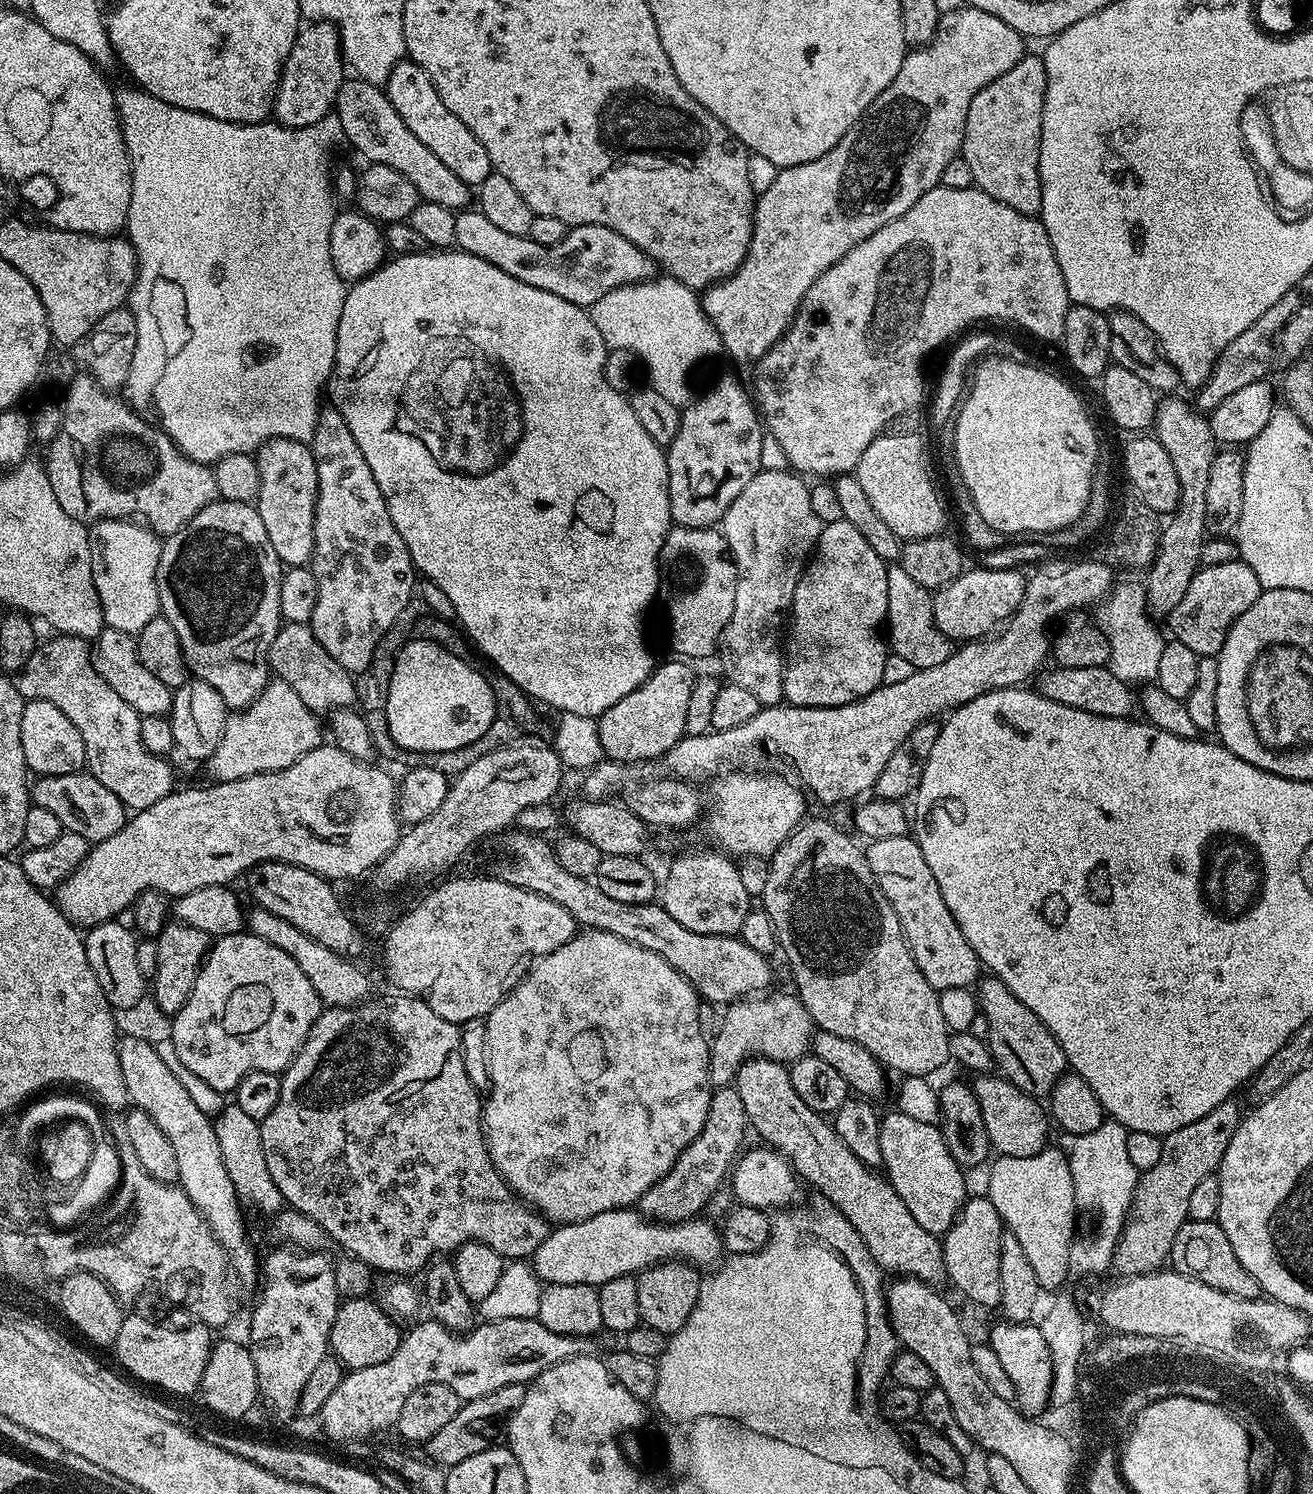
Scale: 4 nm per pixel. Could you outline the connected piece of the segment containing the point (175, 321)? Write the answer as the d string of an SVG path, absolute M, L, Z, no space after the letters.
M135 86L127 87L116 92L116 110L120 114L120 127L124 134L124 145L128 147L128 157L132 160L132 193L130 194L130 210L128 211L126 236L127 239L131 240L132 248L136 252L136 281L132 283L132 295L130 297L130 311L136 320L136 345L134 346L134 362L130 362L130 374L126 378L122 389L123 395L137 412L141 414L153 412L156 415L154 417L155 423L163 428L165 434L180 447L181 452L184 452L191 460L196 460L200 464L212 466L215 465L216 461L230 454L255 453L261 444L279 436L290 438L291 440L311 441L322 411L322 404L319 404L320 387L323 384L325 387L332 375L334 354L336 353L338 318L342 318L342 302L344 301L344 293L346 291L346 281L339 276L333 262L331 262L330 228L331 223L334 222L337 216L338 208L332 205L332 200L334 201L334 180L330 172L328 176L328 151L336 143L341 143L344 140L342 122L338 122L338 118L334 114L329 114L305 128L288 128L277 122L231 124L201 112L191 112L190 110L182 110L178 106L170 106Z

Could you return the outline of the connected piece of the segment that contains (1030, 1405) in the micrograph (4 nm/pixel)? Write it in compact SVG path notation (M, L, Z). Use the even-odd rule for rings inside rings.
M999 1322L1000 1324L996 1324L992 1328L992 1333L989 1334L989 1336L986 1336L987 1343L991 1344L992 1349L994 1350L994 1354L998 1354L998 1359L1002 1361L1002 1367L1006 1369L1006 1375L1009 1376L1010 1382L1014 1382L1014 1390L1016 1391L1016 1398L1015 1398L1015 1405L1017 1408L1020 1409L1021 1412L1024 1413L1026 1416L1030 1416L1033 1418L1039 1417L1041 1414L1040 1411L1043 1410L1045 1407L1046 1409L1049 1407L1049 1400L1051 1398L1051 1380L1052 1380L1052 1362L1050 1358L1050 1349L1048 1346L1046 1346L1046 1341L1043 1338L1043 1334L1045 1332L1045 1329L1043 1327L1038 1326L1038 1328L1035 1328L1035 1323L1029 1322L1026 1324L1013 1324L1011 1322Z

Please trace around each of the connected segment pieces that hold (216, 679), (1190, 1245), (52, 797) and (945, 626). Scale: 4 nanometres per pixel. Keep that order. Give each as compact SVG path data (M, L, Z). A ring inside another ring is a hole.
M217 498L213 504L207 504L188 523L183 534L167 537L160 545L160 561L158 562L158 574L156 575L156 585L158 586L158 598L160 599L160 611L174 626L178 634L178 642L182 642L184 657L188 663L189 673L195 679L202 682L210 682L218 694L222 694L224 704L229 710L239 710L245 708L250 702L262 694L262 690L268 685L270 679L270 665L268 662L268 651L282 626L280 615L280 582L282 579L282 565L278 554L274 554L274 546L270 543L270 538L266 535L266 526L262 526L262 518L258 514L255 503L252 502L230 502Z
M1187 1220L1178 1230L1174 1238L1170 1264L1177 1272L1202 1282L1206 1286L1214 1286L1214 1290L1222 1290L1231 1296L1257 1299L1261 1295L1258 1282L1242 1262L1238 1262L1238 1254L1234 1254L1234 1246L1230 1246L1230 1238L1226 1238L1226 1230L1216 1220Z
M82 770L74 774L39 777L31 785L30 798L35 807L57 815L65 831L81 835L89 844L112 837L128 821L127 811L118 796Z
M976 568L961 572L957 580L951 580L944 588L935 589L932 598L934 622L942 634L946 634L953 642L967 642L978 640L995 633L1005 622L1011 620L1012 615L1020 609L1026 587L1025 577L1019 576L1012 568Z

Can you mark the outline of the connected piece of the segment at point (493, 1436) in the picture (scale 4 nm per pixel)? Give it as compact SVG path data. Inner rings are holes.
M507 1384L490 1394L482 1394L482 1398L465 1400L459 1410L428 1440L423 1441L423 1455L435 1465L445 1469L453 1468L458 1462L466 1462L466 1458L474 1458L474 1454L482 1454L482 1450L497 1447L505 1439L508 1431L508 1419L522 1406L525 1385Z

